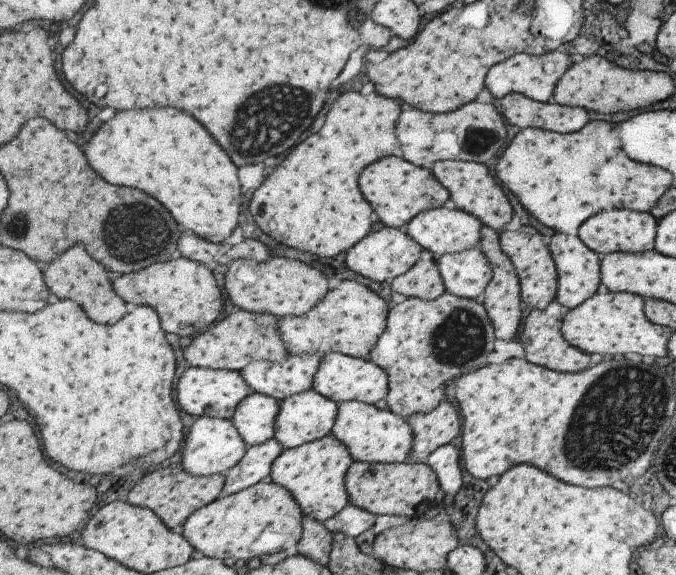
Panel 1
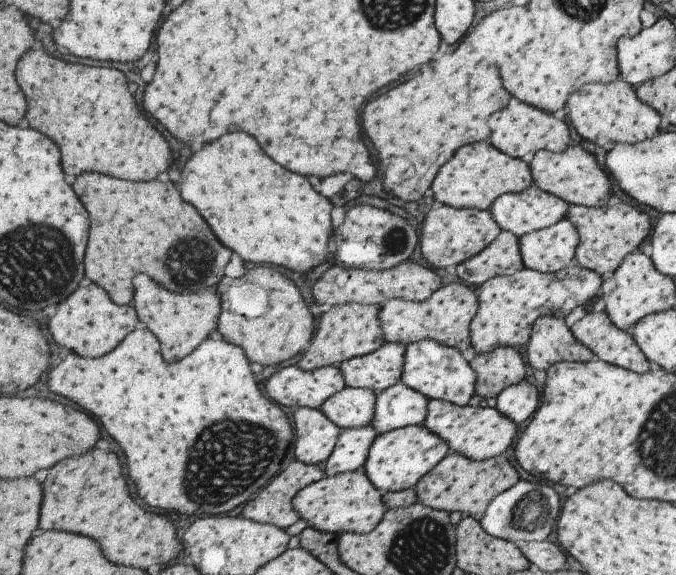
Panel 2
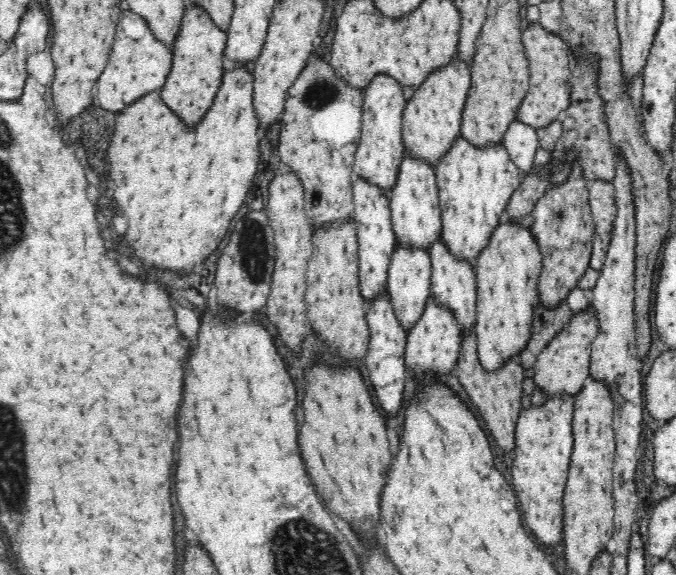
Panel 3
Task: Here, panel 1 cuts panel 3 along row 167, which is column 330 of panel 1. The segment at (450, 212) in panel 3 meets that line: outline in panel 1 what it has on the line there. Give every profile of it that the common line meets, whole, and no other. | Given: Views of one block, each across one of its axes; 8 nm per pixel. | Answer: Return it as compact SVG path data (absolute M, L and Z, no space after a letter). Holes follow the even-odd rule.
M332 434L297 448L285 449L273 462L270 480L287 488L298 500L306 515L327 522L350 503L347 492L347 472L355 464L350 449Z

